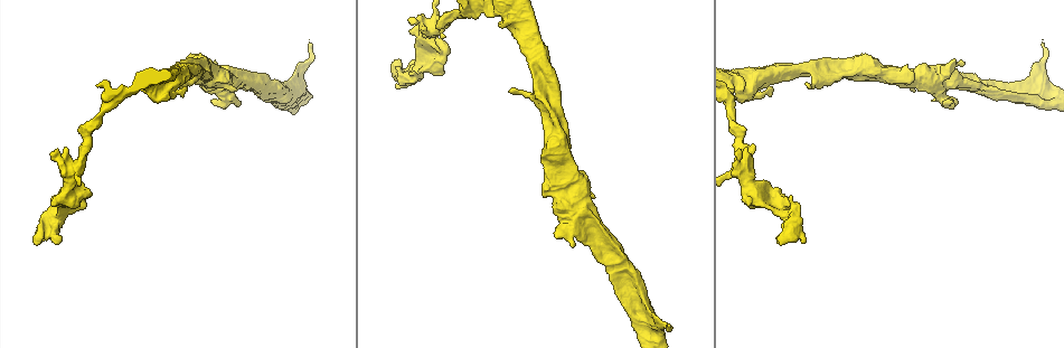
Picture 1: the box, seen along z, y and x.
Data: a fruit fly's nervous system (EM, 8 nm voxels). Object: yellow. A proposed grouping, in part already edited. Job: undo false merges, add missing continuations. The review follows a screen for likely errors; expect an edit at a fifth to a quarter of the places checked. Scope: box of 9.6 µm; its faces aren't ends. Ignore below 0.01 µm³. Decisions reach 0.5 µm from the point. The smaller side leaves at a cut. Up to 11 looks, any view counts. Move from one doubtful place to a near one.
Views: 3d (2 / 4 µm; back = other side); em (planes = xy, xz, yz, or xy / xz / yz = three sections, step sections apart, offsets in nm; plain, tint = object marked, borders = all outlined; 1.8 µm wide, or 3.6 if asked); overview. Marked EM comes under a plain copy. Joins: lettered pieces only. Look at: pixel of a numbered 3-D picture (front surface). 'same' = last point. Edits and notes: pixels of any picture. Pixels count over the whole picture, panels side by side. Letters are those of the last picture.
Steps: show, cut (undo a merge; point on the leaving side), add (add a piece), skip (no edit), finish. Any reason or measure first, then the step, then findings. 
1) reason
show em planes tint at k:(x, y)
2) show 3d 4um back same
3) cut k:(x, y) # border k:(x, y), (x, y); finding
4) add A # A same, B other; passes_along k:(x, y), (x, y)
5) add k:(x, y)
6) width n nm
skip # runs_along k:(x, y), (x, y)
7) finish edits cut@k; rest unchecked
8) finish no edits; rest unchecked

branch stops here
show em xz step 16 tint at 1:(410, 17)

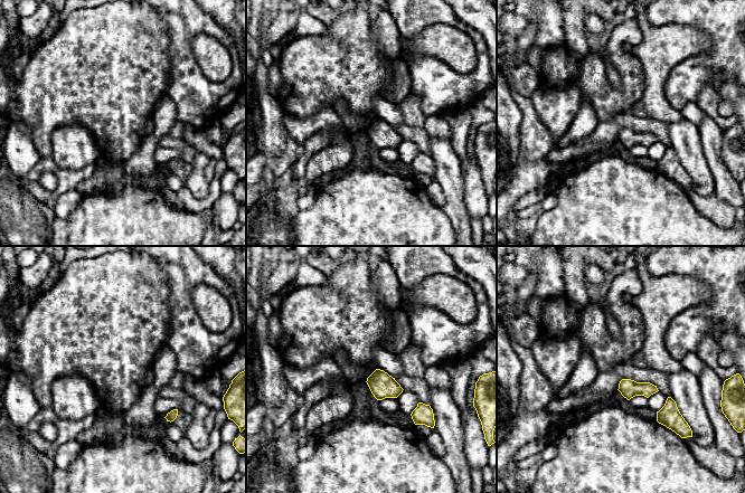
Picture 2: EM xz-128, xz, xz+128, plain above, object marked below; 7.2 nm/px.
show em yz step 4 tint same

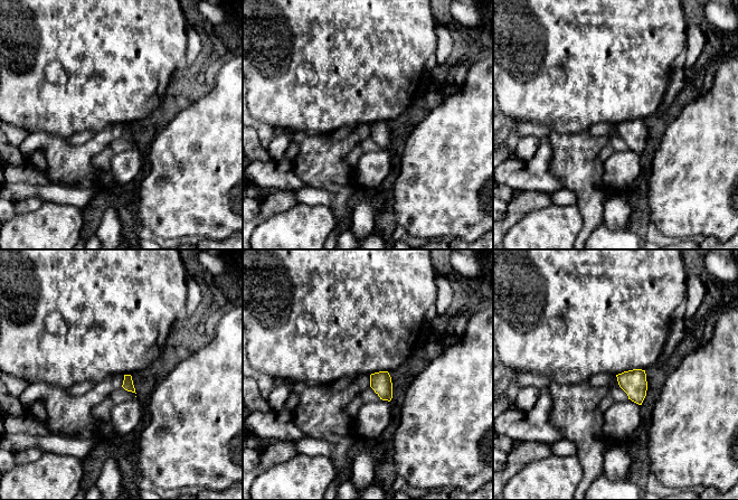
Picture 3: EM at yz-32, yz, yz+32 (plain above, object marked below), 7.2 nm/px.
see the neighbours
show em yz step 4 borders same

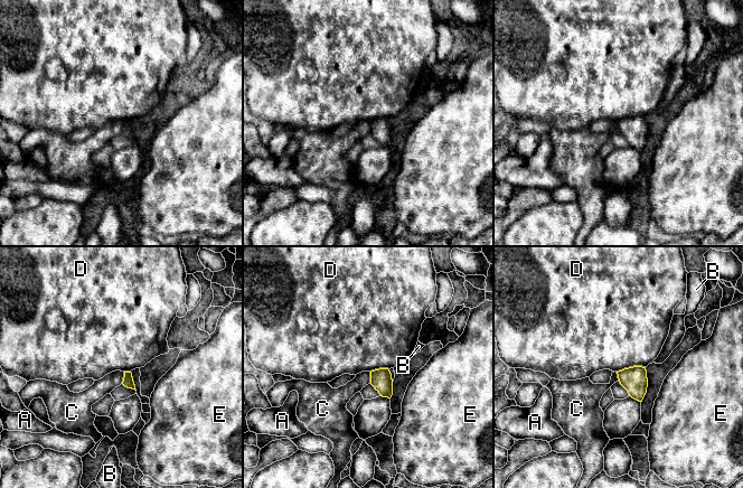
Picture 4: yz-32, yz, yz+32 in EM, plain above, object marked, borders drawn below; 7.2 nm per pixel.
longest_contact D 220 nm
skip # A other, B other, C other, D other, E other; none of them fits

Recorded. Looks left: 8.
branch stops here
show em xy step 4 tint at 1:(411, 73)

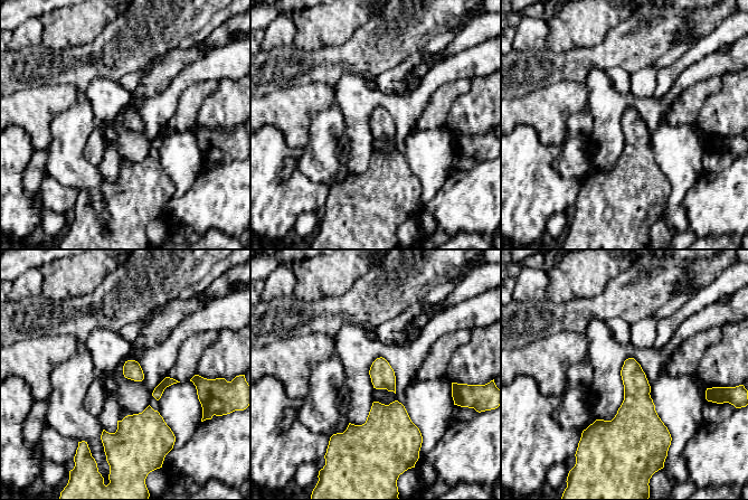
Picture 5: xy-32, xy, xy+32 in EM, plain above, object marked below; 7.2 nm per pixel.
cut it another way
show em planes borders same

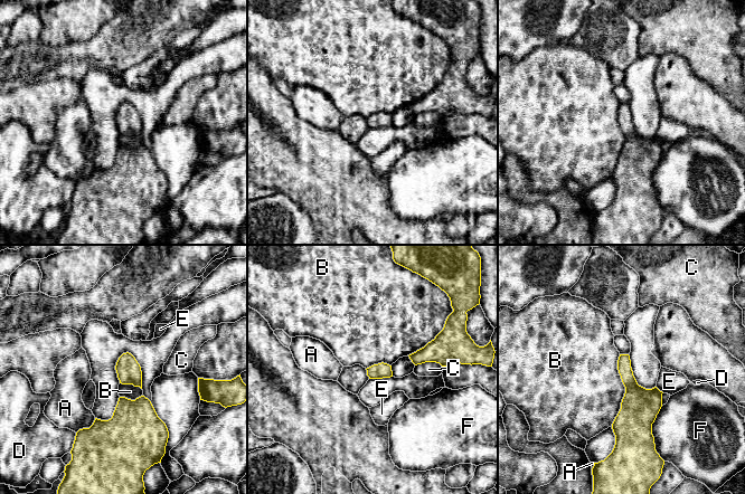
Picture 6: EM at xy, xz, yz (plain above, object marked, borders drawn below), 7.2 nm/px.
skip # A other, B other, C other, D other, E other, F other; border 6:(620, 354), (624, 396), (611, 425); none of them fits

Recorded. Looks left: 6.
an open end
show em xy step 4 borders at 1:(951, 101)

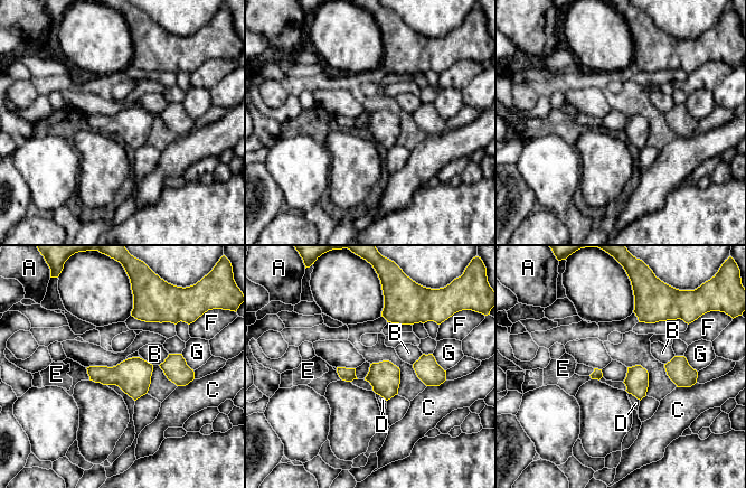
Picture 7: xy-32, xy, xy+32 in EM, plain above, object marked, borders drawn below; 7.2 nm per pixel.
skip # A other, B other, C other, D other, E other, F other, G other; border 7:(370, 364), (369, 371), (364, 378); no lettered piece goes on from it

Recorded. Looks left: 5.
tapers out
show 3d 2um at 1:(666, 325)

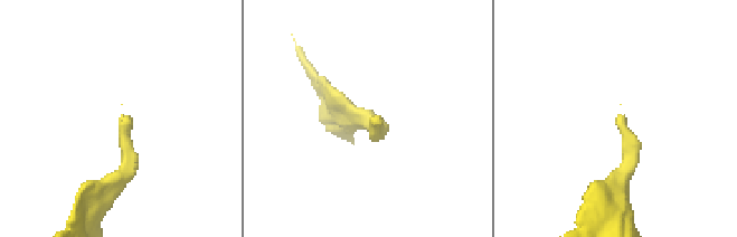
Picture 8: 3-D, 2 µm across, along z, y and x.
now the EM
show em xz step 16 borders at 8:(123, 115)

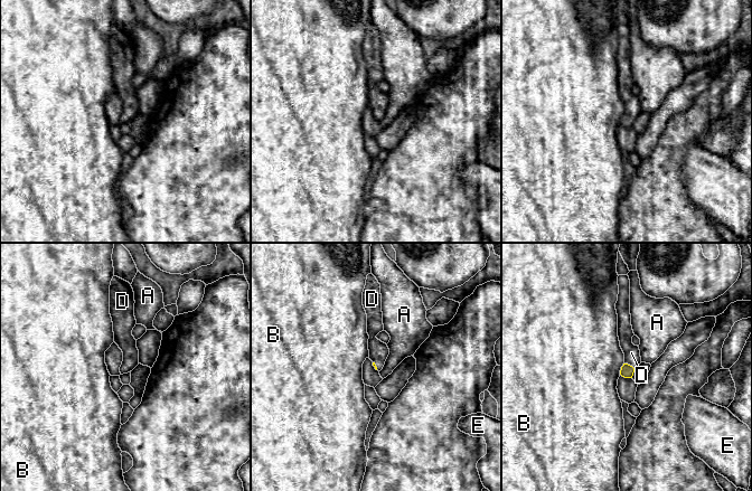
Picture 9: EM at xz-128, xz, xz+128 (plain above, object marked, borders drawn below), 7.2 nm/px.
add 9:(631, 352) # A other, B other, D same, E other; passes_along 9:(627, 370), (629, 365), (631, 352); it goes on there

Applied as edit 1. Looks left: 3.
finish edits add@9; rest unchecked

